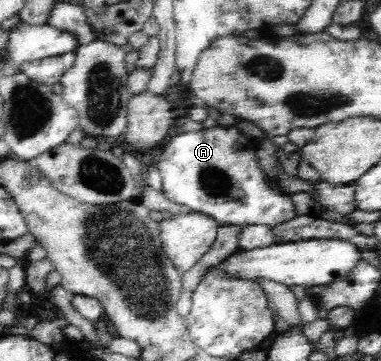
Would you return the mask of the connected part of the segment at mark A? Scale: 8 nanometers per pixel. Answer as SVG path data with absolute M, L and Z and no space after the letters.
M235 125L201 128L170 138L159 156L162 193L167 200L186 206L189 212L213 217L220 225L264 224L270 229L297 216L289 194L280 194L263 173L250 137Z

